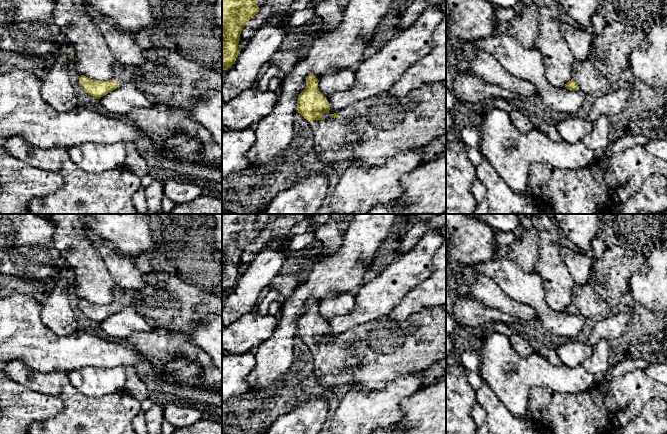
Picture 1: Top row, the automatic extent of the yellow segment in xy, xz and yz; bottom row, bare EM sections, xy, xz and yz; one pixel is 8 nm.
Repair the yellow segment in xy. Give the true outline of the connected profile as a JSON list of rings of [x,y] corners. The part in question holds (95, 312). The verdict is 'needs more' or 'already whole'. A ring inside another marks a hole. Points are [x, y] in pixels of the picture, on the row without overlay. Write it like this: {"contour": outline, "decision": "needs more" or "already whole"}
{"contour": [[[154,270],[144,274],[144,281],[145,285],[136,290],[116,286],[113,289],[113,300],[108,305],[93,304],[81,299],[79,309],[89,319],[100,323],[117,311],[132,307],[154,329],[163,328],[166,331],[185,333],[190,333],[207,316],[222,317],[222,297],[188,284],[175,275]]], "decision": "needs more"}

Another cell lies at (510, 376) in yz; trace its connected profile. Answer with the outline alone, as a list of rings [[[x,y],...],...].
[[[494,332],[485,340],[479,353],[477,373],[481,380],[491,387],[513,416],[521,416],[526,412],[529,390],[534,386],[547,387],[559,393],[576,394],[599,385],[608,372],[591,374],[582,365],[575,367],[564,364],[553,365],[545,357],[537,353],[522,357],[513,349],[509,337],[497,332]]]

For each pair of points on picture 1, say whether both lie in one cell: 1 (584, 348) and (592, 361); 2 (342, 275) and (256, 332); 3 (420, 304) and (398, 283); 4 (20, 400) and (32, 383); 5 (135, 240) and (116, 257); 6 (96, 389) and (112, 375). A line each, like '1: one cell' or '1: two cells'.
1: two cells
2: two cells
3: two cells
4: two cells
5: two cells
6: one cell

